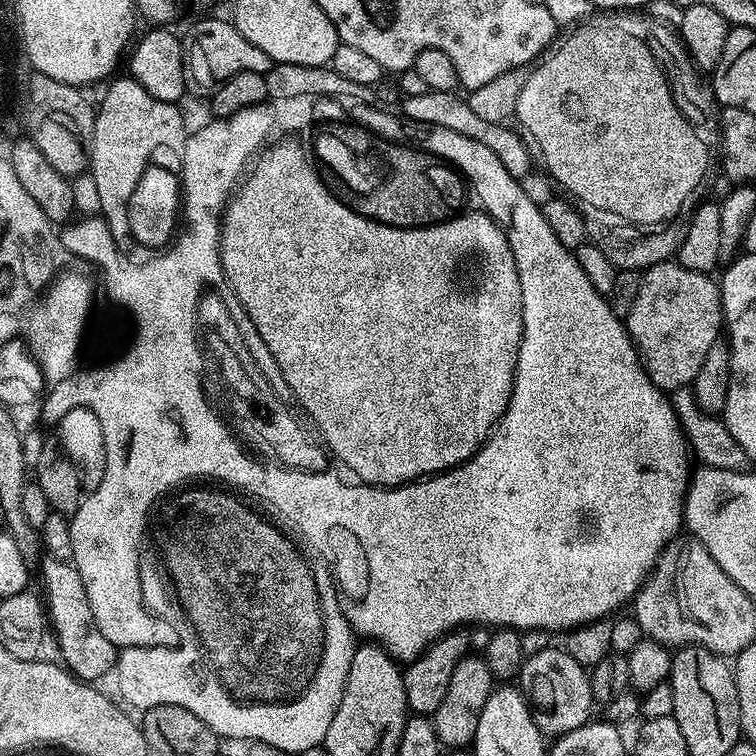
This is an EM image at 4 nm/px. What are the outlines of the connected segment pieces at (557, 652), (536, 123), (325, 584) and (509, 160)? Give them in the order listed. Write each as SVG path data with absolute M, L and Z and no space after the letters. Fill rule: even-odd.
M553 646L525 659L520 667L518 687L524 693L528 708L532 711L538 730L545 737L564 736L570 730L578 730L589 723L588 716L594 709L589 669L583 668L563 647Z
M601 24L598 27L594 27L593 29L585 29L585 32L577 33L576 36L573 36L572 40L569 40L567 47L563 49L563 51L560 52L560 55L552 57L552 60L549 60L548 64L544 65L544 68L540 70L540 72L537 72L535 69L531 69L528 73L528 77L526 78L526 82L522 86L522 94L518 94L518 102L516 103L516 114L515 119L517 121L520 120L519 127L523 129L525 133L530 137L532 135L531 143L534 145L536 143L535 151L538 153L540 151L540 156L542 159L544 159L543 167L546 169L547 175L551 177L553 181L557 185L560 184L562 187L565 188L567 195L571 197L573 201L579 202L580 204L589 204L590 206L598 206L598 210L602 210L603 212L608 212L612 216L616 217L617 221L620 222L627 222L630 224L667 224L669 222L675 221L677 219L676 216L680 212L680 207L683 206L684 203L687 202L688 199L692 196L692 191L695 190L696 187L699 186L700 183L704 180L704 175L708 172L708 163L711 162L711 160L714 160L714 148L713 146L706 146L706 142L698 142L698 137L701 135L699 131L695 132L695 134L690 134L688 132L688 128L690 126L686 126L686 122L689 119L689 117L686 117L682 114L682 110L678 110L678 106L676 106L676 102L672 100L672 94L674 94L674 84L672 84L672 78L670 78L670 72L668 72L668 68L666 68L666 64L664 64L664 60L660 58L660 52L654 48L656 44L654 44L654 38L652 36L636 36L635 34L628 34L628 31L631 29L631 25L618 25L616 26L607 26L607 24Z
M319 558L313 559L311 566L314 583L318 585L318 595L324 598L328 647L316 684L301 704L284 709L284 700L248 700L248 696L236 696L236 692L228 688L228 680L216 681L216 674L206 663L205 653L195 643L192 645L187 642L181 642L174 648L123 649L117 655L114 669L116 684L120 687L119 699L125 705L133 704L134 707L140 708L139 710L167 704L182 706L182 710L190 710L190 714L195 714L198 718L204 716L202 722L208 720L208 712L240 712L240 708L274 708L276 712L284 712L284 747L280 750L281 753L299 754L311 748L321 747L326 738L326 730L330 730L330 722L334 722L338 702L342 702L342 694L346 690L346 674L350 674L350 662L354 659L358 637L352 631L340 605L340 589L336 586L336 579L332 577L332 569L326 561Z
M428 91L426 94L418 94L417 96L404 96L402 112L407 119L414 122L446 126L447 129L454 130L457 134L466 134L466 138L474 138L474 142L482 142L482 146L486 146L502 162L502 166L506 166L506 170L510 170L510 174L515 180L519 181L526 173L533 171L533 153L530 151L525 137L515 127L513 127L514 129L508 128L512 126L507 123L486 122L486 118L481 118L479 114L474 114L474 110L470 110L467 99L463 95L460 96L456 92ZM527 147L530 153L528 153Z

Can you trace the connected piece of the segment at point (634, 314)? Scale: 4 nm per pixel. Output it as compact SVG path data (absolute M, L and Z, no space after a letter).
M675 259L663 260L643 269L638 286L638 298L634 298L634 306L630 306L630 314L626 318L626 327L636 350L640 354L640 363L648 372L649 378L665 394L675 392L677 388L687 388L698 374L702 362L710 346L718 343L722 336L724 324L724 307L720 301L720 285L707 272L686 270Z

